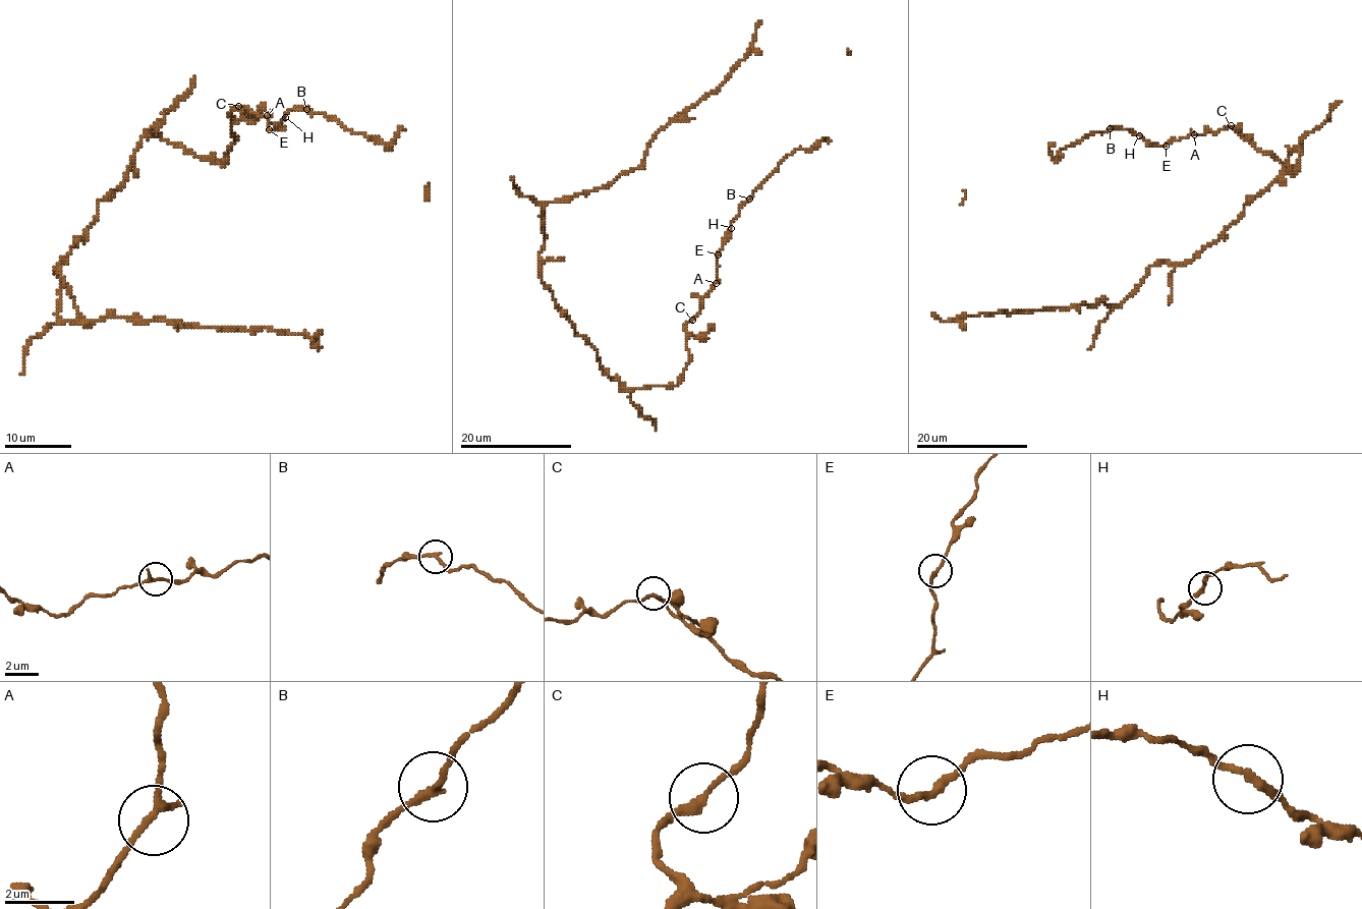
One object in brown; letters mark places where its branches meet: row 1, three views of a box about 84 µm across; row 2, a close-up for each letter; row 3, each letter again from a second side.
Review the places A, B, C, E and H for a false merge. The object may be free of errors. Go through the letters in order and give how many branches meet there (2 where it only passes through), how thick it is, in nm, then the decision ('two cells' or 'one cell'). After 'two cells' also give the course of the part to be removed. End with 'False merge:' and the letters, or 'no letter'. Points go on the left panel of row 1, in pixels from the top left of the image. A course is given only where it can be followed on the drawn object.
A: 2 | 200 nm | one cell
B: 2 | 200 nm | one cell
C: 2 | 200 nm | one cell
E: 2 | 200 nm | one cell
H: 2 | 200 nm | one cell
False merge: no letter

